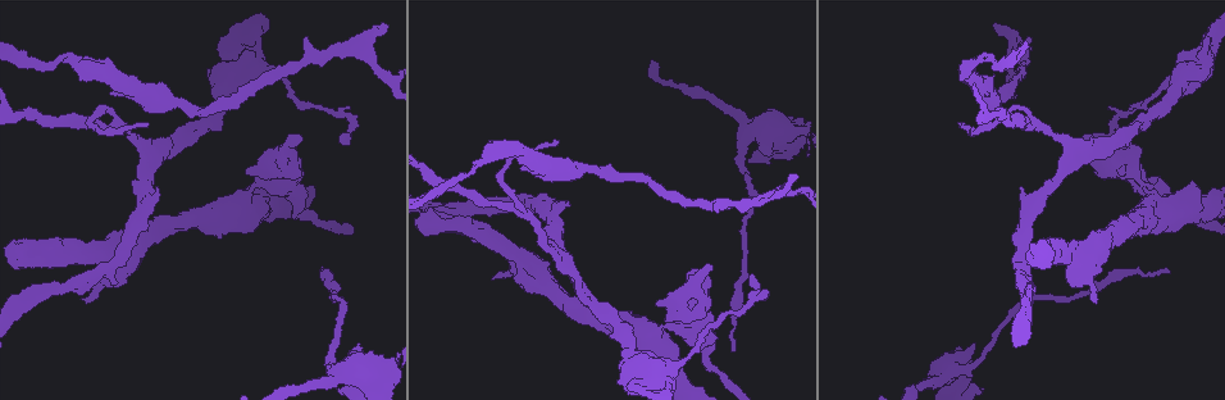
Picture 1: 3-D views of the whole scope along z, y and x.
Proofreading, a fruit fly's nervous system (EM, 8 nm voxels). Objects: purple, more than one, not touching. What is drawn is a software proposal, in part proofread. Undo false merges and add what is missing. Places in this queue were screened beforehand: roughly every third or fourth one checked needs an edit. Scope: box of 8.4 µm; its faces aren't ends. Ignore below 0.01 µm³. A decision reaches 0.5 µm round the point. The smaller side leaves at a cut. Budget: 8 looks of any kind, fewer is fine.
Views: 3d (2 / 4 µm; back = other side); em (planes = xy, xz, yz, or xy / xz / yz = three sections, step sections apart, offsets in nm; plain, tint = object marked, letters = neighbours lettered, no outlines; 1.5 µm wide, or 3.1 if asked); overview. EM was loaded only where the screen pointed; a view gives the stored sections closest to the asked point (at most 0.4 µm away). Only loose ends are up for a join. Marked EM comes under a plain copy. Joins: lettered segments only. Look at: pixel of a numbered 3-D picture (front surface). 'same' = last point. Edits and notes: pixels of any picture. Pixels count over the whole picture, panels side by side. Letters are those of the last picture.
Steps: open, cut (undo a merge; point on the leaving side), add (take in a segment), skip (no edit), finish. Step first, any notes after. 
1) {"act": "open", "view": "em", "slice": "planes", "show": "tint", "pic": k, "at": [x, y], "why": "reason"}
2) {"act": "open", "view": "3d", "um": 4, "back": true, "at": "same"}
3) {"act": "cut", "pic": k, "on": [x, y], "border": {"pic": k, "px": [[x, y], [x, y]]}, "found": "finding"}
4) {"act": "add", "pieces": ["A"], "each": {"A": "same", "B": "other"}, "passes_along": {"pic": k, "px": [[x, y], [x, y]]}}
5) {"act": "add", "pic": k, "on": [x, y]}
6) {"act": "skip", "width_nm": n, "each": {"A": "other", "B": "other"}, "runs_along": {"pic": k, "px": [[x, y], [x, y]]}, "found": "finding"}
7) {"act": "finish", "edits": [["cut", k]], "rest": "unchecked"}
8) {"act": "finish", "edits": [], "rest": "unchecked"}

{"act": "open", "view": "em", "slice": "xz", "step": 4, "show": "letters", "pic": 1, "at": [1036, 127], "why": "arms run side by side"}

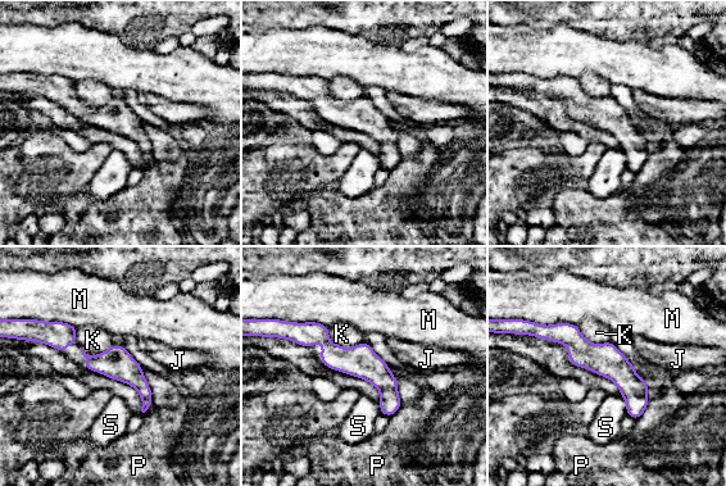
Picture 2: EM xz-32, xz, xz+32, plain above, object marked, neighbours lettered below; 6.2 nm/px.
{"act": "skip", "each": {"J": "other", "K": "other", "M": "other", "P": "other", "S": "other"}, "border": {"pic": 2, "px": [[621, 396], [625, 400], [627, 414]]}, "found": "continuous, no second cell"}

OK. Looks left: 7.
{"act": "open", "view": "em", "slice": "planes", "show": "letters", "pic": 1, "at": [966, 67], "why": "calibre changes"}

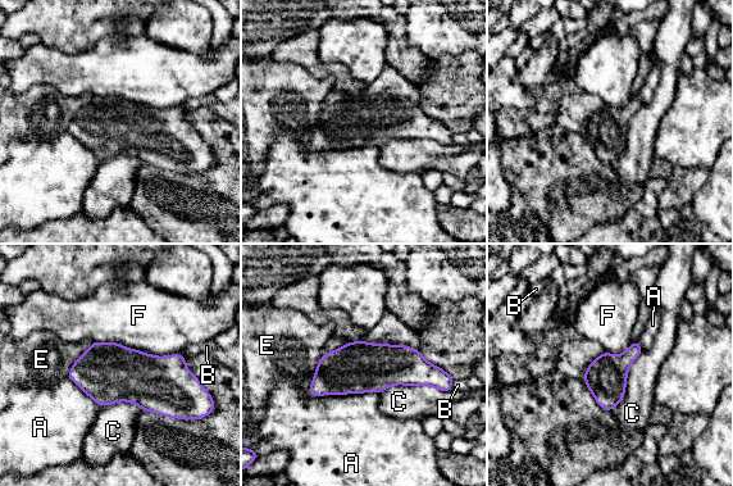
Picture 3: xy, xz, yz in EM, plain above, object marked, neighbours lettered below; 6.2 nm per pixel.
{"act": "skip", "longest_contact_nm": ["F", 550], "each": {"A": "other", "B": "other", "C": "other", "E": "other", "F": "other"}, "runs_along": {"pic": 3, "px": [[441, 373], [338, 372], [312, 391]]}, "found": "all the same cell"}

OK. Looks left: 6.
{"act": "open", "view": "3d", "um": 2, "pic": 1, "at": [734, 351], "why": "long arm stops here"}

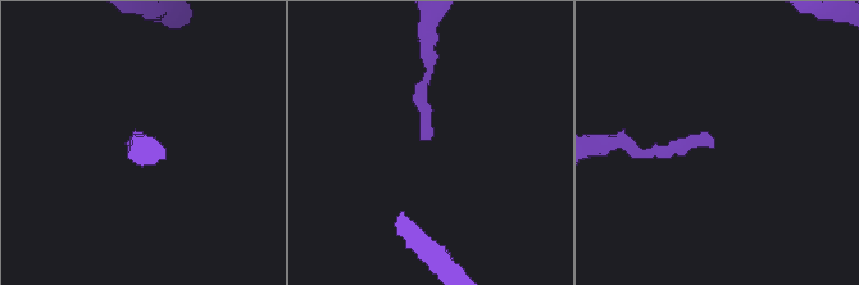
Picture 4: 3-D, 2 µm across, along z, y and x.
{"act": "open", "view": "em", "slice": "xz", "step": 8, "show": "letters", "pic": 4, "at": [713, 141]}

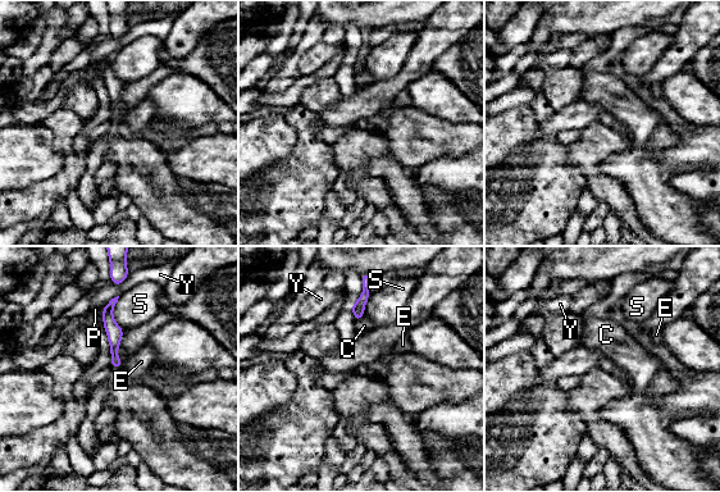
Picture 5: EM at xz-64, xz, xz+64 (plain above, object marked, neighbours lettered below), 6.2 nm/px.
{"act": "skip", "each": {"C": "other", "E": "other", "P": "other", "S": "other", "Y": "other"}, "border": {"pic": 5, "px": [[124, 361], [122, 367]]}, "found": "none of them fits"}

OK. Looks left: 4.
{"act": "finish", "edits": [], "rest": "unchecked"}

